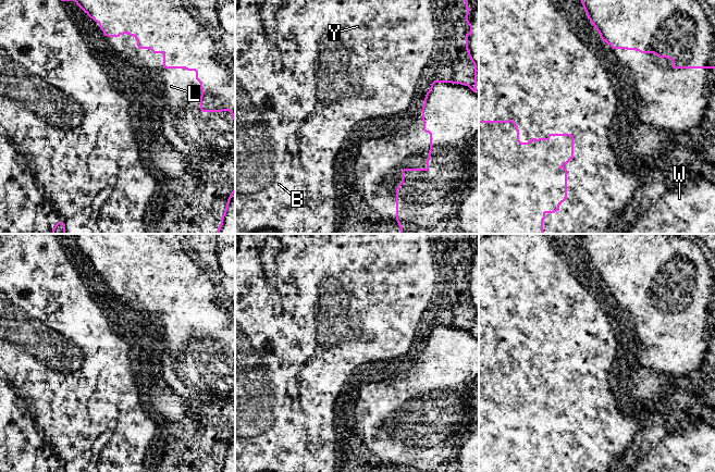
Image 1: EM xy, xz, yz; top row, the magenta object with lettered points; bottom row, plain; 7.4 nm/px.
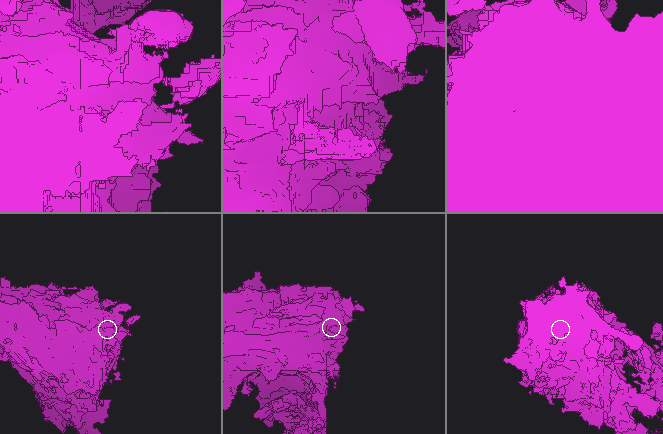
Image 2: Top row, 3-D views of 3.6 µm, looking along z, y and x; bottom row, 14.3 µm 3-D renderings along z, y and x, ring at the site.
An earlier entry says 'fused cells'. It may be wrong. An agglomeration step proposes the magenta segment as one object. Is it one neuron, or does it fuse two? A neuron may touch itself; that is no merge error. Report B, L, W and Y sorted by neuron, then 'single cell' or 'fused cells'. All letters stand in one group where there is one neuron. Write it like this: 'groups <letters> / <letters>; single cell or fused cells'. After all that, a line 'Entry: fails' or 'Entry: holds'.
groups B W Y / L; fused cells
Entry: holds

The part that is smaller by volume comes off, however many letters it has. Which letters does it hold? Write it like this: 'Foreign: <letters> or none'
Foreign: L

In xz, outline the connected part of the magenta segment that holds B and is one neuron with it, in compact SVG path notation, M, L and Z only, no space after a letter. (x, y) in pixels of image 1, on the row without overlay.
M235 234L235 472L403 472L398 463L398 433L404 427L404 415L428 414L432 392L419 400L399 400L392 392L387 392L370 400L365 409L359 403L359 388L375 376L392 383L404 361L419 361L420 347L435 326L460 327L477 335L477 308L468 293L468 280L472 277L468 258L466 234Z

